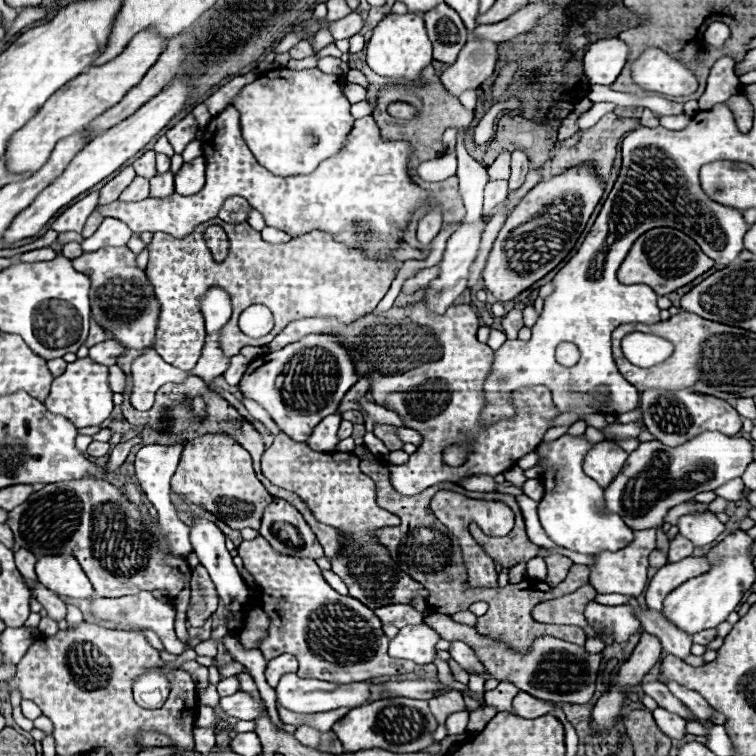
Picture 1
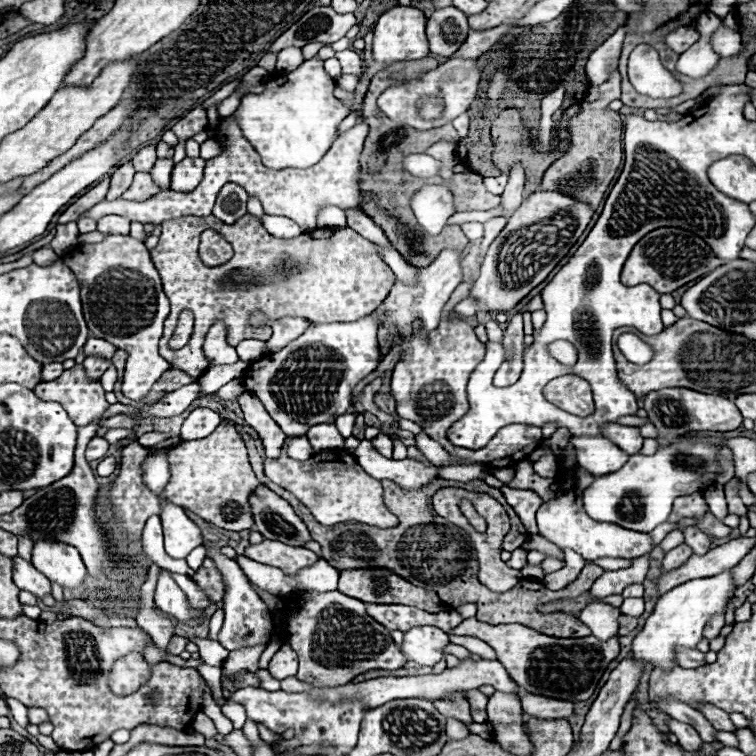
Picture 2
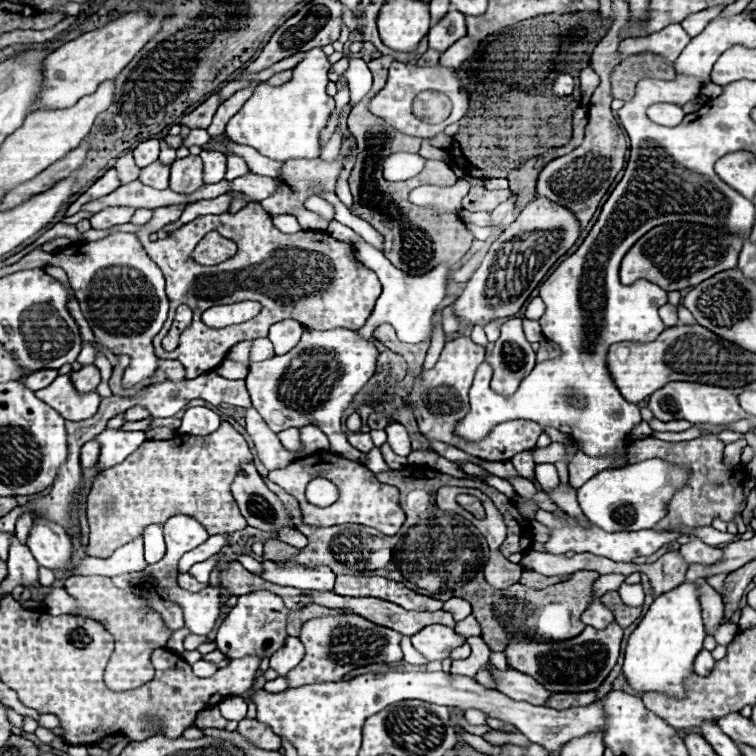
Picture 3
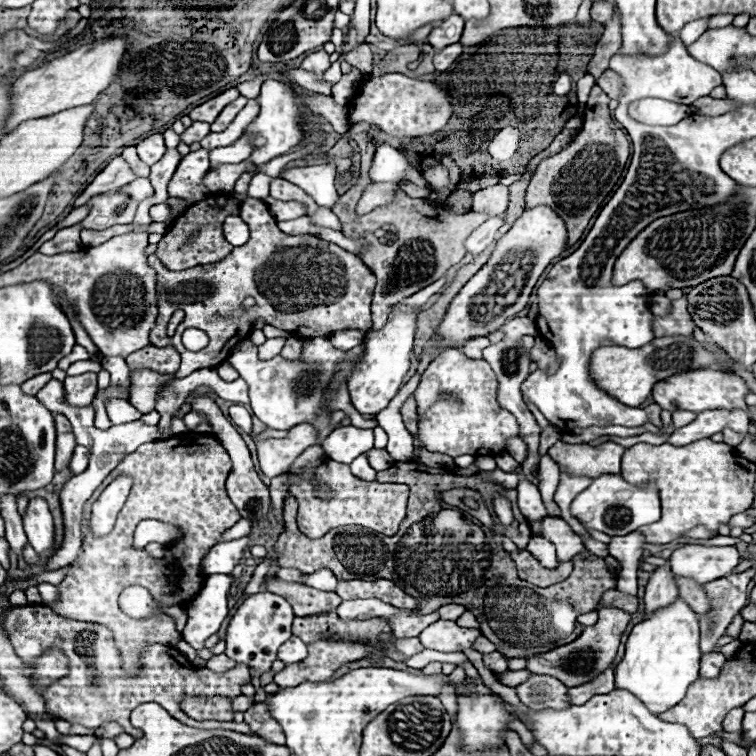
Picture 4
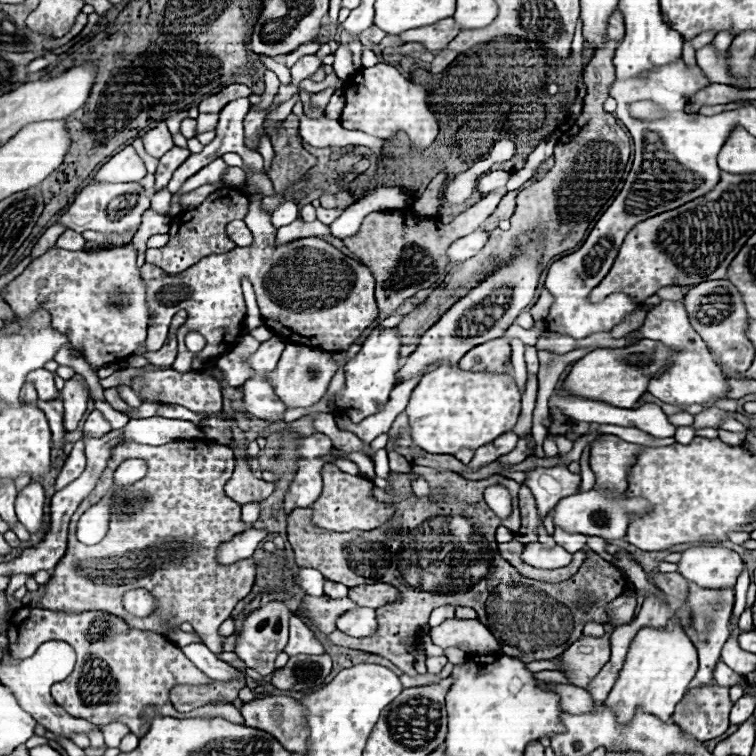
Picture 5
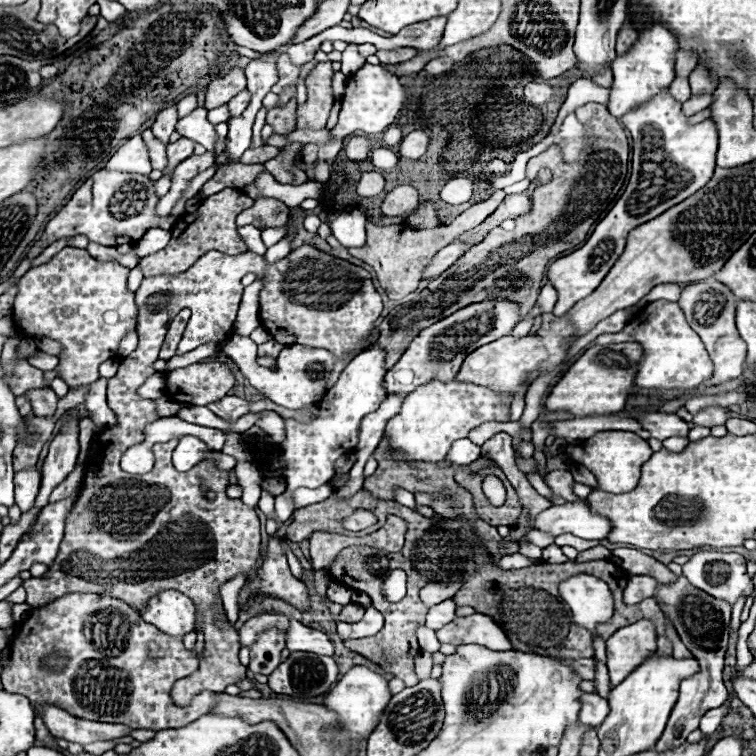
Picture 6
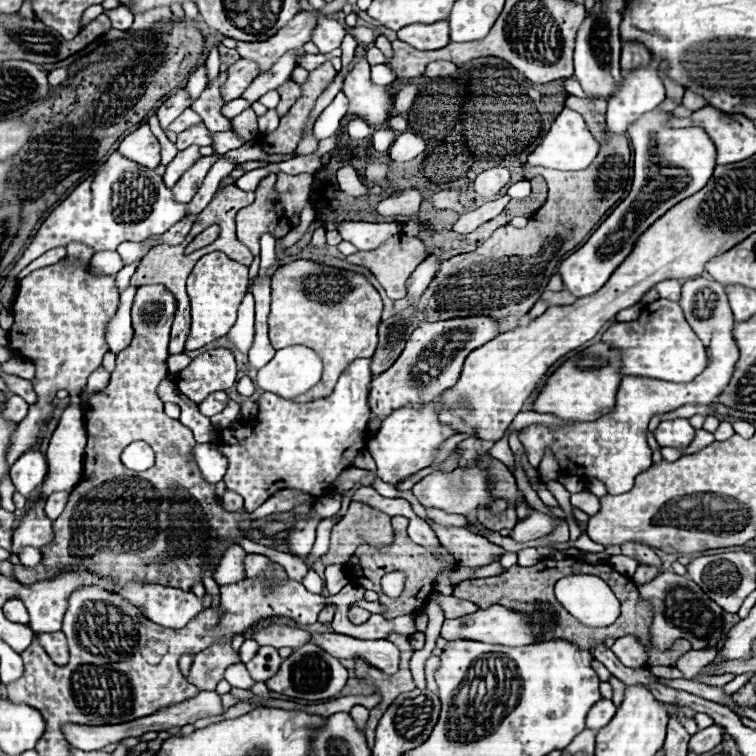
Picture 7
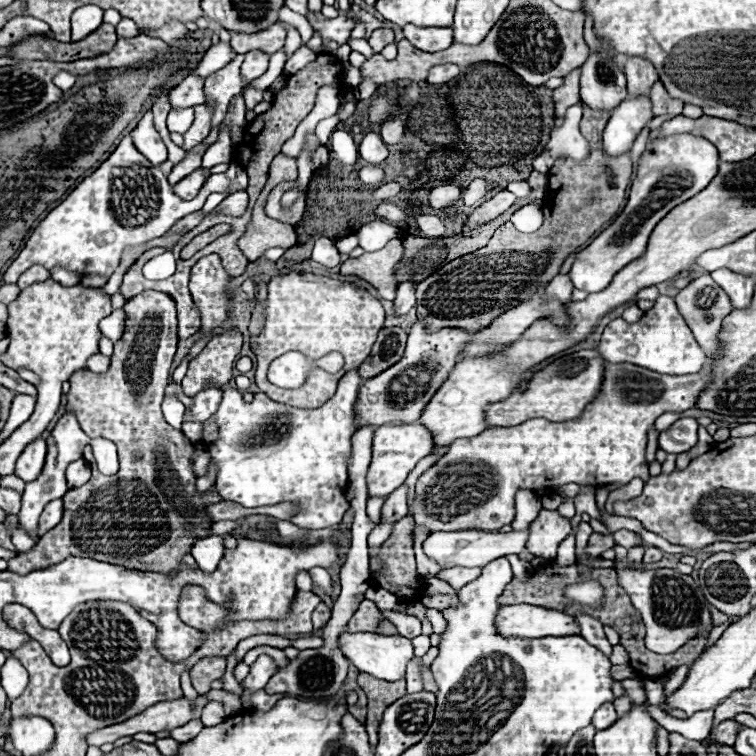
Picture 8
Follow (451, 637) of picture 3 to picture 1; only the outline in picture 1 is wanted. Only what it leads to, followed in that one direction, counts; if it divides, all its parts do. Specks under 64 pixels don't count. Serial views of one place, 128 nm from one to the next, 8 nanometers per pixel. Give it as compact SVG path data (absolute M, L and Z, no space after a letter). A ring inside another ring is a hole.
M426 624L406 626L406 628L400 628L394 640L390 640L388 654L392 658L412 660L416 664L430 664L436 658L438 640L440 640L440 634Z

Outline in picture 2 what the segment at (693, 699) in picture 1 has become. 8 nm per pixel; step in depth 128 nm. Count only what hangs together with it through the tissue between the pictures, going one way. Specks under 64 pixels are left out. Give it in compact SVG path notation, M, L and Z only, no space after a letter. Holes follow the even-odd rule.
M704 704L704 706L700 708L700 712L710 720L710 724L712 724L716 730L724 730L724 732L736 734L738 728L732 724L728 712L724 712L724 710L720 710L720 708L712 706L712 704Z

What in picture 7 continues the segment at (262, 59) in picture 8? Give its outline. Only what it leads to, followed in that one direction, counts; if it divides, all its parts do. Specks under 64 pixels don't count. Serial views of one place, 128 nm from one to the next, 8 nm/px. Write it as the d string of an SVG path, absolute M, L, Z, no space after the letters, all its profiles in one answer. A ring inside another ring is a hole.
M238 60L230 66L228 70L228 80L222 86L222 98L226 102L240 98L242 92L252 84L252 80L258 76L258 64L254 64L254 60Z

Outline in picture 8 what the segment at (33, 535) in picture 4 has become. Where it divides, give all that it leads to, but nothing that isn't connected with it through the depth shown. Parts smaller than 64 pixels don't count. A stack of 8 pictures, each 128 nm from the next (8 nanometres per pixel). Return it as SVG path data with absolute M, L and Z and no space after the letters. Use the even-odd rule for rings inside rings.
M40 436L38 440L32 440L32 444L28 444L22 452L22 456L16 462L16 476L22 478L24 482L36 480L38 474L42 472L44 466L44 458L46 458L46 440Z

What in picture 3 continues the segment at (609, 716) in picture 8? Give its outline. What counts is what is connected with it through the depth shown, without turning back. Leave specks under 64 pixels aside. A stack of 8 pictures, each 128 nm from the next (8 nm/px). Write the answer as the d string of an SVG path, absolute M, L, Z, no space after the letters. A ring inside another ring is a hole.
M490 670L498 682L500 692L504 692L506 696L514 698L514 700L522 700L522 702L530 702L536 706L544 706L546 700L552 696L550 690L544 688L544 684L538 684L532 676L526 676L518 670Z

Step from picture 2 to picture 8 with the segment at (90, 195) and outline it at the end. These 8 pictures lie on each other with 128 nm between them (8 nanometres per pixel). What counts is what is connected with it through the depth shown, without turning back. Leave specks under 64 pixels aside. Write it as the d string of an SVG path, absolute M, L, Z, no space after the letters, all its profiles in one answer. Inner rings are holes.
M150 110L144 114L144 118L138 122L138 126L136 126L130 134L132 134L134 146L136 146L152 164L160 166L162 162L166 162L168 152L166 152L166 146L164 146L162 138L158 136L158 132L156 132L156 128L154 128L152 112L150 112Z

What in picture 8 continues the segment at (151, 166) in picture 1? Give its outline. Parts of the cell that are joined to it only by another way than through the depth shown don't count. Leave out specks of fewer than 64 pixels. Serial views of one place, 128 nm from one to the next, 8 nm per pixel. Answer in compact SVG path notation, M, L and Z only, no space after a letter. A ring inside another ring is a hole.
M186 76L176 88L170 90L172 108L188 108L206 102L204 80L200 76Z

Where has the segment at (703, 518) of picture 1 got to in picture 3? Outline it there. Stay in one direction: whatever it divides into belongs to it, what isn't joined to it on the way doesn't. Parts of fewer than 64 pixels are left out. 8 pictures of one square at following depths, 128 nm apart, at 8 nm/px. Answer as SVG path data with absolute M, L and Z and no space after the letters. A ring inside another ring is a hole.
M696 538L690 540L690 544L680 546L680 556L686 560L686 564L718 564L718 560L722 560L722 550L712 548Z

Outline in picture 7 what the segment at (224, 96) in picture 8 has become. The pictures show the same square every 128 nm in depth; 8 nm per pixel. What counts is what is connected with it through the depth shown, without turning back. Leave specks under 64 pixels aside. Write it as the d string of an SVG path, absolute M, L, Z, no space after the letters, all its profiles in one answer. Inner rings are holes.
M220 72L218 78L206 86L206 90L200 94L198 100L192 102L192 110L198 112L206 124L206 128L210 132L224 132L230 130L230 122L228 118L222 116L222 94L218 92L218 88L222 88L222 80L226 80L226 72Z

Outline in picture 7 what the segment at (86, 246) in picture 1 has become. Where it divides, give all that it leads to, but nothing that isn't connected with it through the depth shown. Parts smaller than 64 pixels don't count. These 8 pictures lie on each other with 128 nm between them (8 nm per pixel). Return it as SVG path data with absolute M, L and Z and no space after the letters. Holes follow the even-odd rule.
M114 152L92 178L78 184L72 194L48 214L8 276L14 278L44 252L68 246L70 242L80 242L92 246L94 252L104 252L116 250L122 242L142 242L154 234L164 234L186 216L186 208L188 204L178 204L174 200L174 194L170 188L166 188L162 176Z

